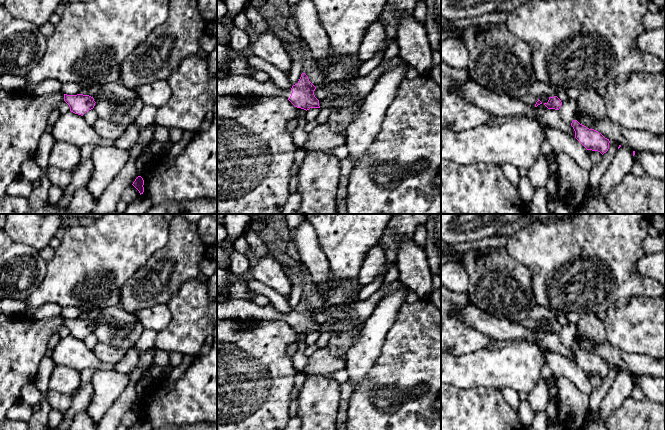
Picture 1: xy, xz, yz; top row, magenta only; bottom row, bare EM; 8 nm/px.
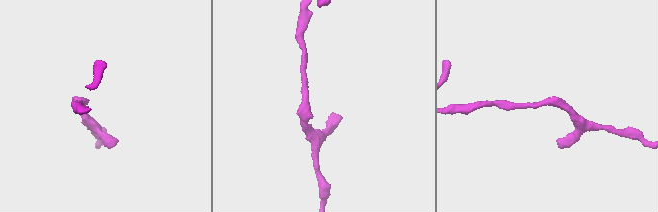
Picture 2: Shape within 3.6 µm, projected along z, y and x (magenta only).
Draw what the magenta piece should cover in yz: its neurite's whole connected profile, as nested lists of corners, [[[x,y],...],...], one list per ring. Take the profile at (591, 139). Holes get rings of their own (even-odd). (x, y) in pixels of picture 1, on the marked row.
[[[577,120],[571,123],[575,131],[575,138],[587,149],[598,151],[602,155],[609,149],[609,139],[605,138],[601,133],[594,129],[589,129],[580,124]]]

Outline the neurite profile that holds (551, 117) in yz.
[[[535,107],[533,111],[533,118],[534,120],[559,129],[567,133],[569,136],[575,137],[575,131],[573,127],[562,121],[558,110]]]

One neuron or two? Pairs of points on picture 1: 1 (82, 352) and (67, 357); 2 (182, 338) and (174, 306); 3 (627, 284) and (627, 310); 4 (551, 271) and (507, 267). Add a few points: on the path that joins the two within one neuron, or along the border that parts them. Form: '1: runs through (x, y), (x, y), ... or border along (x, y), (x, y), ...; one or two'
1: runs through (78, 354), (71, 354); one
2: runs through (182, 330), (182, 314); one
3: border along (651, 297), (621, 297), (607, 310); two
4: border along (510, 254), (530, 271), (533, 292); two

